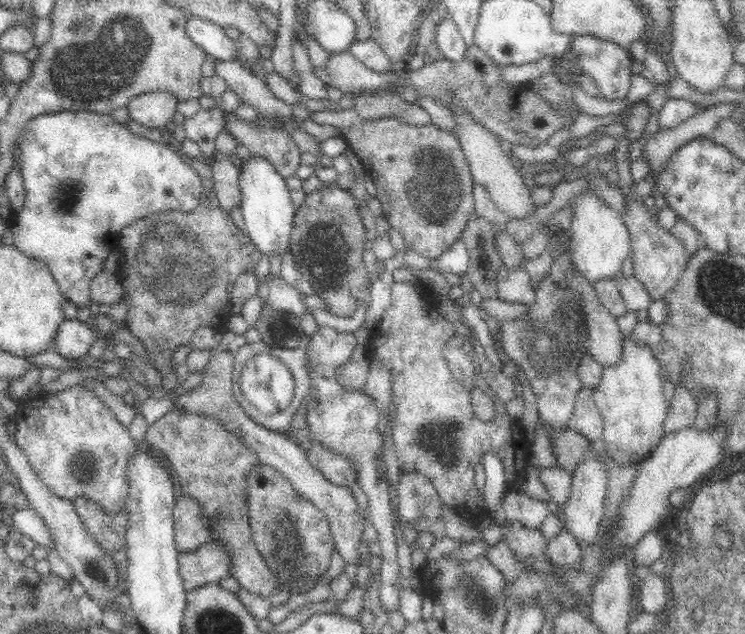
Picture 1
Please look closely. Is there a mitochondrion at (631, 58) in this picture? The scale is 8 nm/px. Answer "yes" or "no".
no

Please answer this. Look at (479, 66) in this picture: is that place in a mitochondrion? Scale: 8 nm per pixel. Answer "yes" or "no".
no

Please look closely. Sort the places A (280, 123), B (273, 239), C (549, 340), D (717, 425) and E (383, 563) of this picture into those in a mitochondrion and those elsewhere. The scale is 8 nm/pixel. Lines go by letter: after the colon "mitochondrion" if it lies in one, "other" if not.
A: other
B: other
C: mitochondrion
D: other
E: other

